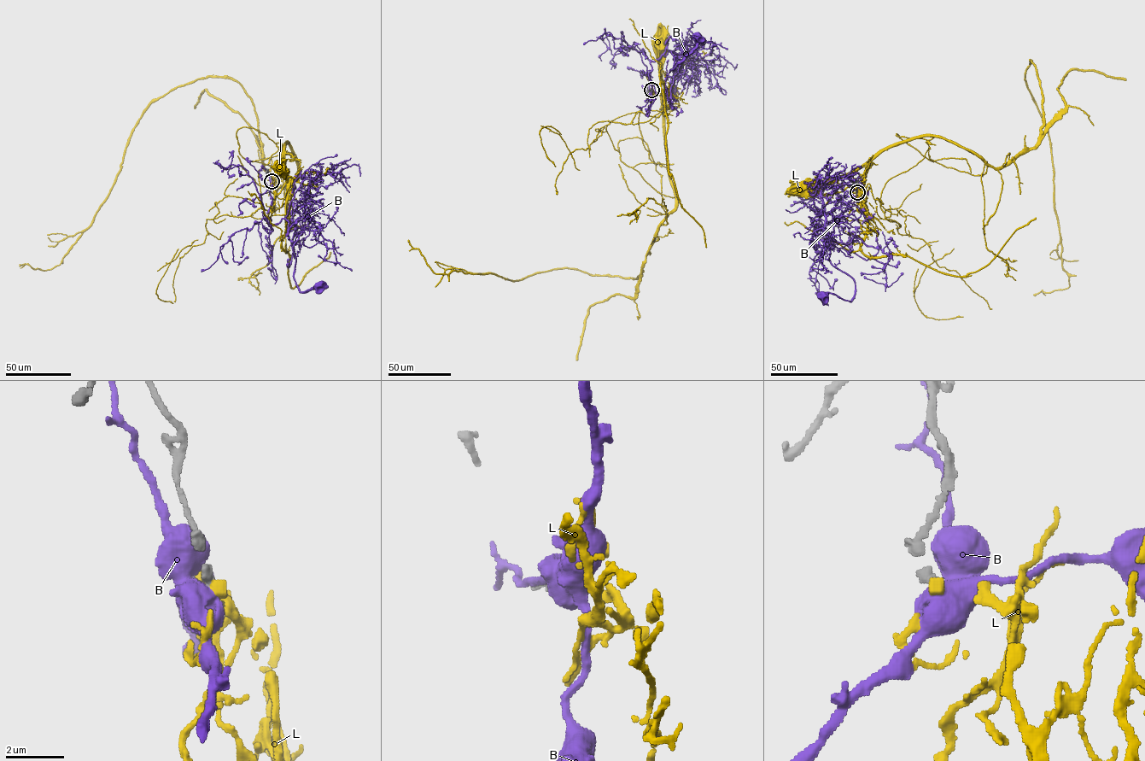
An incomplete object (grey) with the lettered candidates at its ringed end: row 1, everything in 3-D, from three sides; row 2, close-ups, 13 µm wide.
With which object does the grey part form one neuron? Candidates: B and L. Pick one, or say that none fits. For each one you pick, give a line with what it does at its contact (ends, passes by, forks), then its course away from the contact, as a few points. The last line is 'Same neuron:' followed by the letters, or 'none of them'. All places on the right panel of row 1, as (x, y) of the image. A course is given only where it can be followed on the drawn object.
L: It ends there. Its course: (857, 192), (863, 203), (862, 176), (867, 164), (849, 172), (809, 186)
Same neuron: L

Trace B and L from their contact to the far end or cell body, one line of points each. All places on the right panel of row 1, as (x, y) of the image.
B: (857, 193), (819, 222), (835, 240), (821, 237), (834, 240), (830, 262), (853, 279), (855, 295), (822, 295)
L: (857, 192), (863, 203), (862, 176), (867, 164), (849, 172), (809, 186)

